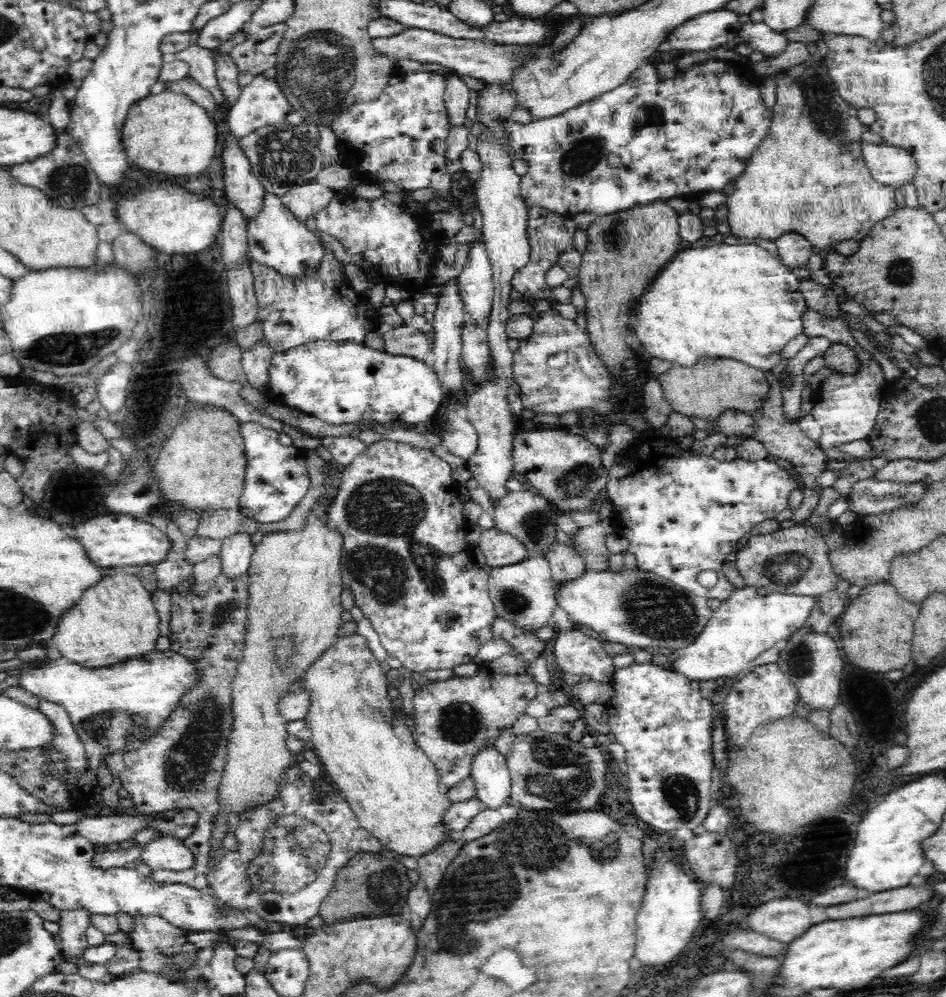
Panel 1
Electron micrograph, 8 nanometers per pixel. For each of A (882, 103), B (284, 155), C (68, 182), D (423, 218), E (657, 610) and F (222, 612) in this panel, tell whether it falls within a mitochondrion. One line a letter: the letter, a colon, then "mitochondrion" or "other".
A: other
B: mitochondrion
C: mitochondrion
D: other
E: mitochondrion
F: mitochondrion

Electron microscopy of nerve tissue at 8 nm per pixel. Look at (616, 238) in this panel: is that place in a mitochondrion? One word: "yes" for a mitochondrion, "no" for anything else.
yes

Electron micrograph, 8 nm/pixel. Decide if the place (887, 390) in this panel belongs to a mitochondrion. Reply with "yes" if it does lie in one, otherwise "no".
no

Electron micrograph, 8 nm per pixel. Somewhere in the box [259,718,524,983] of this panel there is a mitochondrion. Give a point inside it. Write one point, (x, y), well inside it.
(461, 934)

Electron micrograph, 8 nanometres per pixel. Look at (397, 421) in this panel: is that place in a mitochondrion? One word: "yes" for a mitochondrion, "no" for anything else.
no

